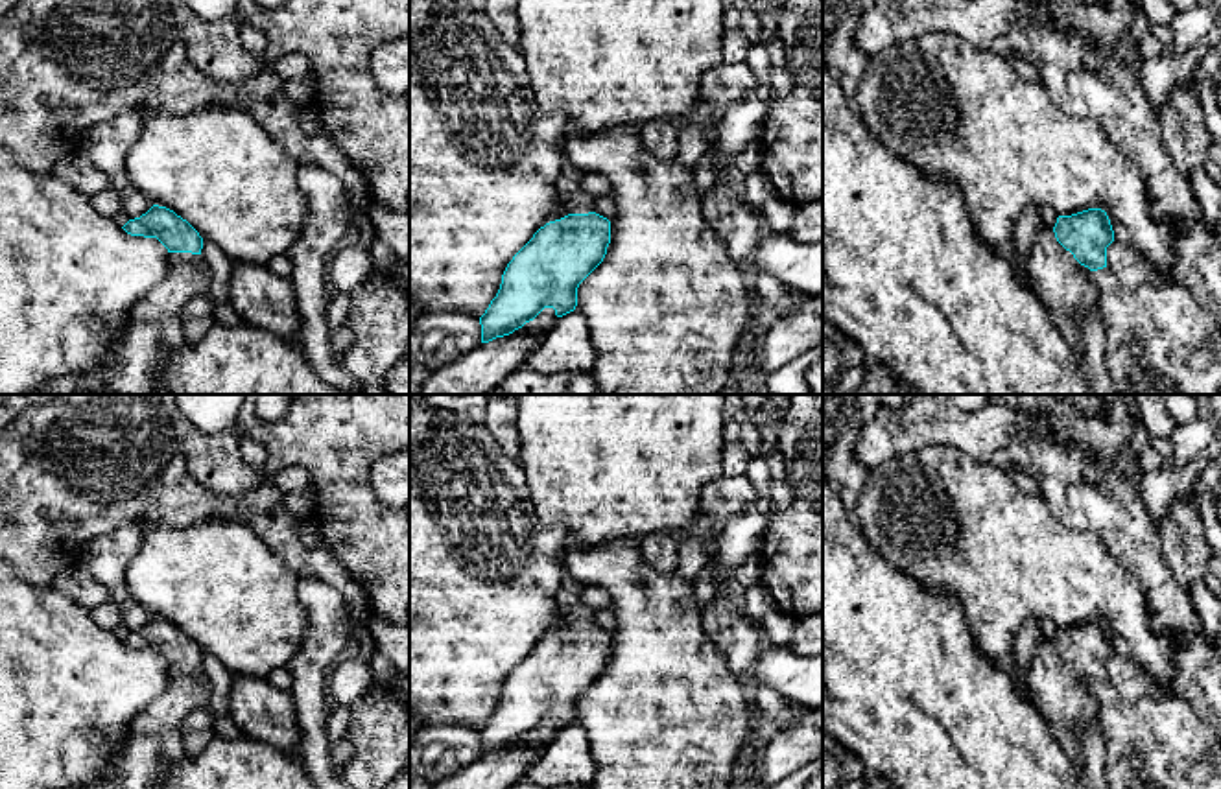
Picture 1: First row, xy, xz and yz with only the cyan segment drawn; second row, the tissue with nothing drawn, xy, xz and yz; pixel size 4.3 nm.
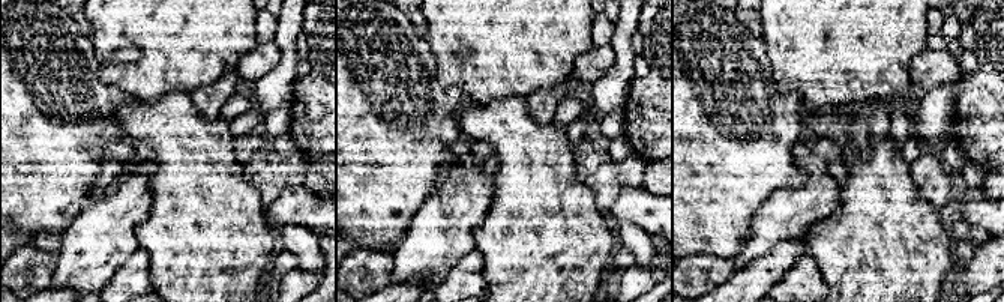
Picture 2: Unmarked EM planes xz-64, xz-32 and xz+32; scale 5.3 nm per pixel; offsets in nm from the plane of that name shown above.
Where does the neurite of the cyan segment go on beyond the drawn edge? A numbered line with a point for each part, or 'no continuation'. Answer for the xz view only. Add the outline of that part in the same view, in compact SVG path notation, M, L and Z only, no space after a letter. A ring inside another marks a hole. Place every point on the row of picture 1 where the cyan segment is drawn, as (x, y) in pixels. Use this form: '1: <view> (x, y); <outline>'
1: xz (578, 203); M575 192L572 195L563 197L563 203L570 214L588 214L594 212L596 197L585 192Z

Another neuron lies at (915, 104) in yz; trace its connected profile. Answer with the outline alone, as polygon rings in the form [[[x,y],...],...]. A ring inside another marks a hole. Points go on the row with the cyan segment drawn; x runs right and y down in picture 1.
[[[926,33],[915,41],[898,41],[880,52],[867,66],[856,103],[869,133],[889,151],[917,166],[919,171],[948,175],[963,194],[970,223],[990,249],[1009,245],[1025,206],[1049,205],[1057,216],[1088,208],[1107,212],[1114,241],[1134,247],[1164,280],[1175,267],[1173,240],[1182,232],[1180,221],[1158,221],[1140,170],[1120,153],[1096,120],[1062,112],[1040,81],[1022,79],[1011,63],[981,50],[954,33]]]

